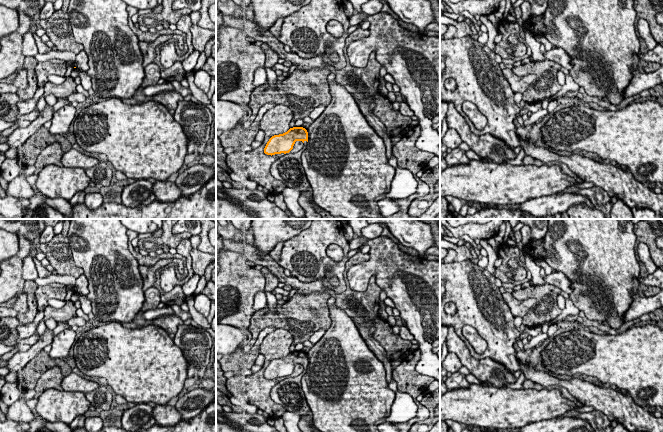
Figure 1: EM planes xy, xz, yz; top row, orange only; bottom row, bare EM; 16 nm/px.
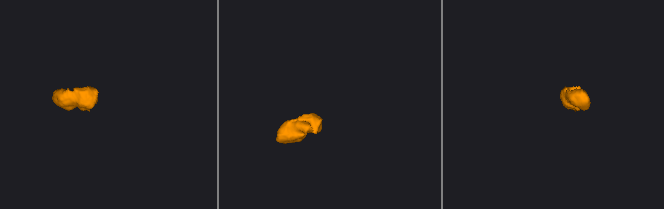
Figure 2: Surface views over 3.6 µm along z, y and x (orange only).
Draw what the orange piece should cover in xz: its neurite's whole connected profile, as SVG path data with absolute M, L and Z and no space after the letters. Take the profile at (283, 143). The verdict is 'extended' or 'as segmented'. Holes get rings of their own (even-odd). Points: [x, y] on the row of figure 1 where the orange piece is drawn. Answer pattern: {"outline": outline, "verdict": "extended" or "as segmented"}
{"outline": "M293 127L283 134L272 136L264 148L264 153L271 156L289 153L296 141L308 142L308 132L305 128Z", "verdict": "as segmented"}

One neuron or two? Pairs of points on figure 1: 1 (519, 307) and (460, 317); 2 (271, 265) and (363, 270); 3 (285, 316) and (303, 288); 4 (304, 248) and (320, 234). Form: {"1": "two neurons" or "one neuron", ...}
{"1": "two neurons", "2": "two neurons", "3": "two neurons", "4": "one neuron"}

